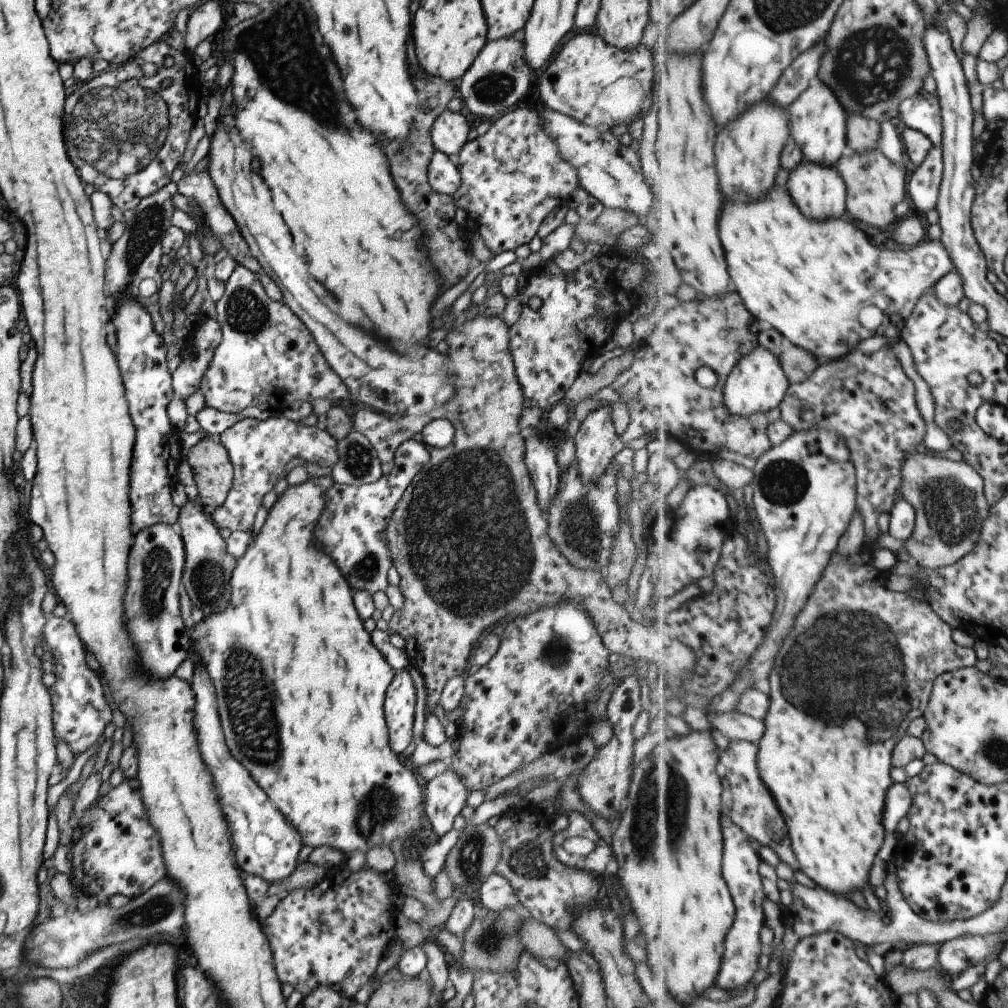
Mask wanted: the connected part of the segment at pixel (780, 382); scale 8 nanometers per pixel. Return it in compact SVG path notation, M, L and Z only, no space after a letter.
M757 345L747 356L744 356L728 376L724 388L724 401L734 415L748 416L756 412L768 413L784 402L788 388L791 386L788 374L784 371L781 357L771 350Z

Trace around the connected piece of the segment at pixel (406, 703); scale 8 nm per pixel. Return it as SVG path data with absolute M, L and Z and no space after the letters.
M406 670L396 672L392 682L387 685L383 703L385 726L387 729L389 748L398 755L412 742L411 728L415 718L415 693L412 682Z

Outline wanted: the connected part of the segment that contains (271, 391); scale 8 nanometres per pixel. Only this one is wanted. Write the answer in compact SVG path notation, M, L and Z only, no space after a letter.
M237 265L224 282L224 291L215 303L215 310L221 340L215 347L212 360L198 386L204 396L207 411L235 413L241 412L247 406L261 403L265 408L281 414L286 408L297 409L301 402L311 402L319 397L326 398L333 404L351 400L347 387L337 373L329 368L307 327L291 312L285 302L272 301L265 294L257 274Z

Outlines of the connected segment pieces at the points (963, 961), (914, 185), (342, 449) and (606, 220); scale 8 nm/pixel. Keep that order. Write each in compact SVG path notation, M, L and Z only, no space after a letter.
M999 935L959 937L940 944L940 966L951 978L957 978L963 970L983 962L987 955L999 950L999 944L1007 940Z
M933 145L927 158L913 171L909 179L909 198L914 212L918 215L925 215L928 210L935 209L940 195L940 186L944 175L944 150L942 145Z
M353 428L344 439L336 441L337 462L332 466L330 477L333 483L342 485L364 485L375 482L382 474L379 469L379 459L371 443Z
M604 207L595 223L579 220L573 236L577 236L584 245L588 242L602 245L607 243L609 238L617 237L620 232L631 228L637 222L636 216L631 212Z

